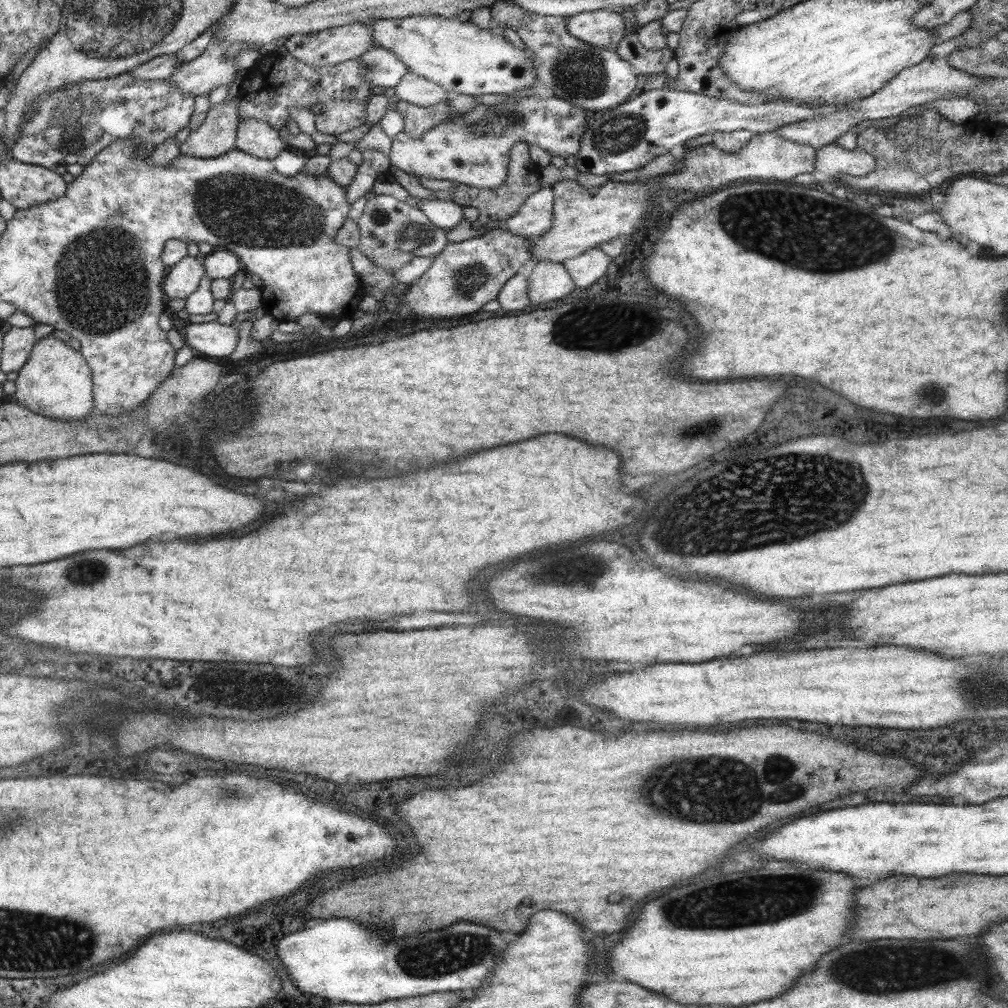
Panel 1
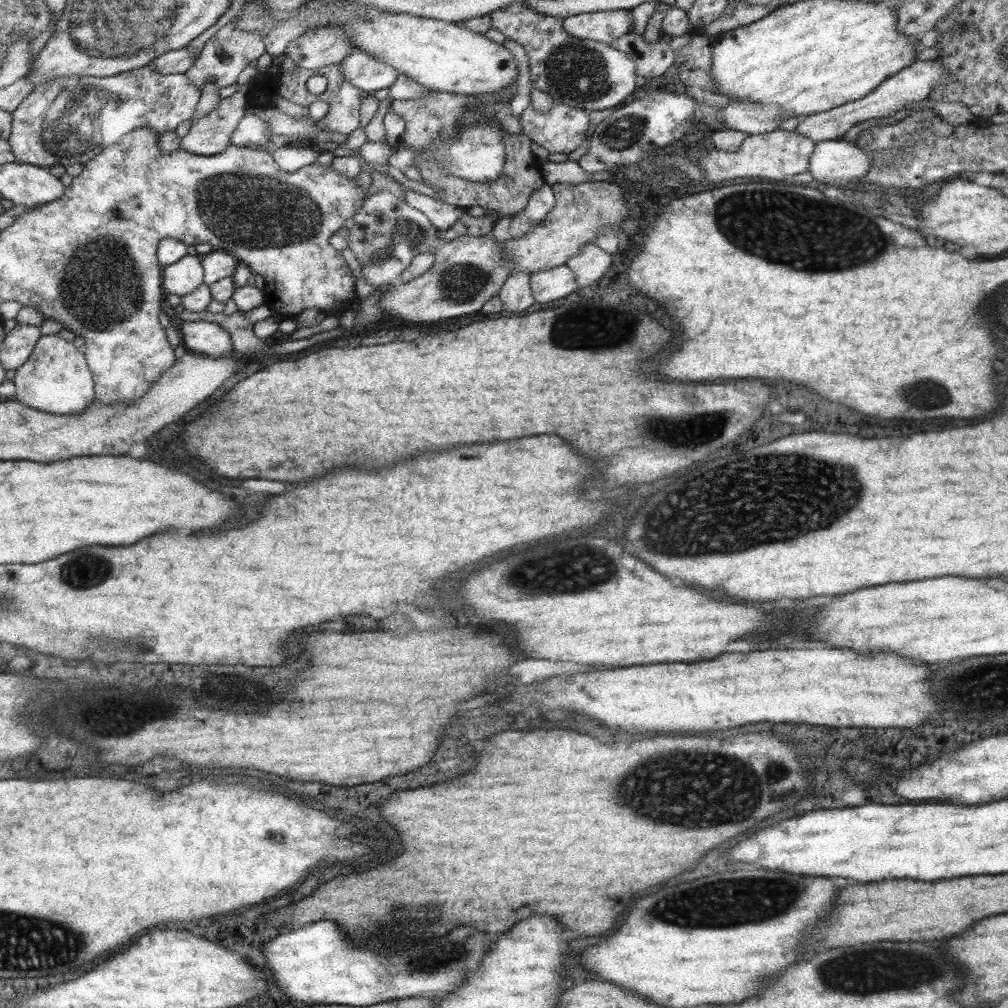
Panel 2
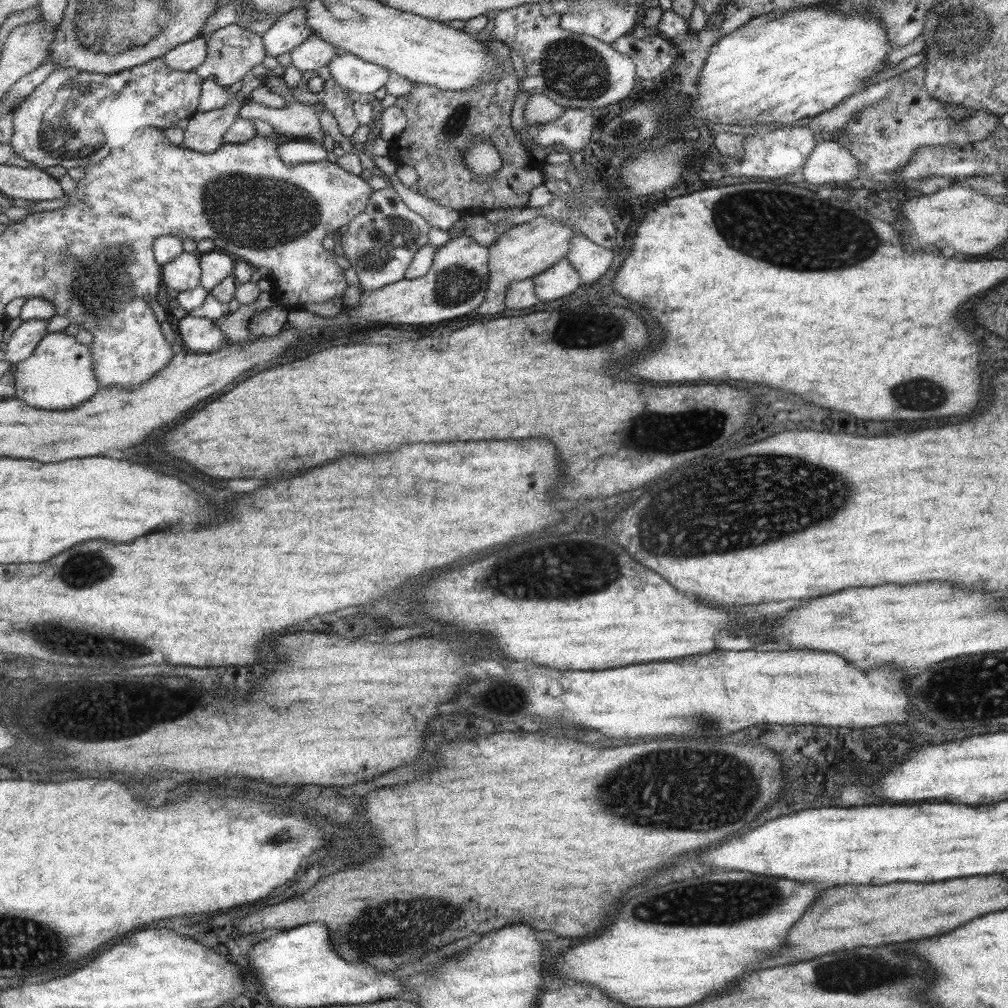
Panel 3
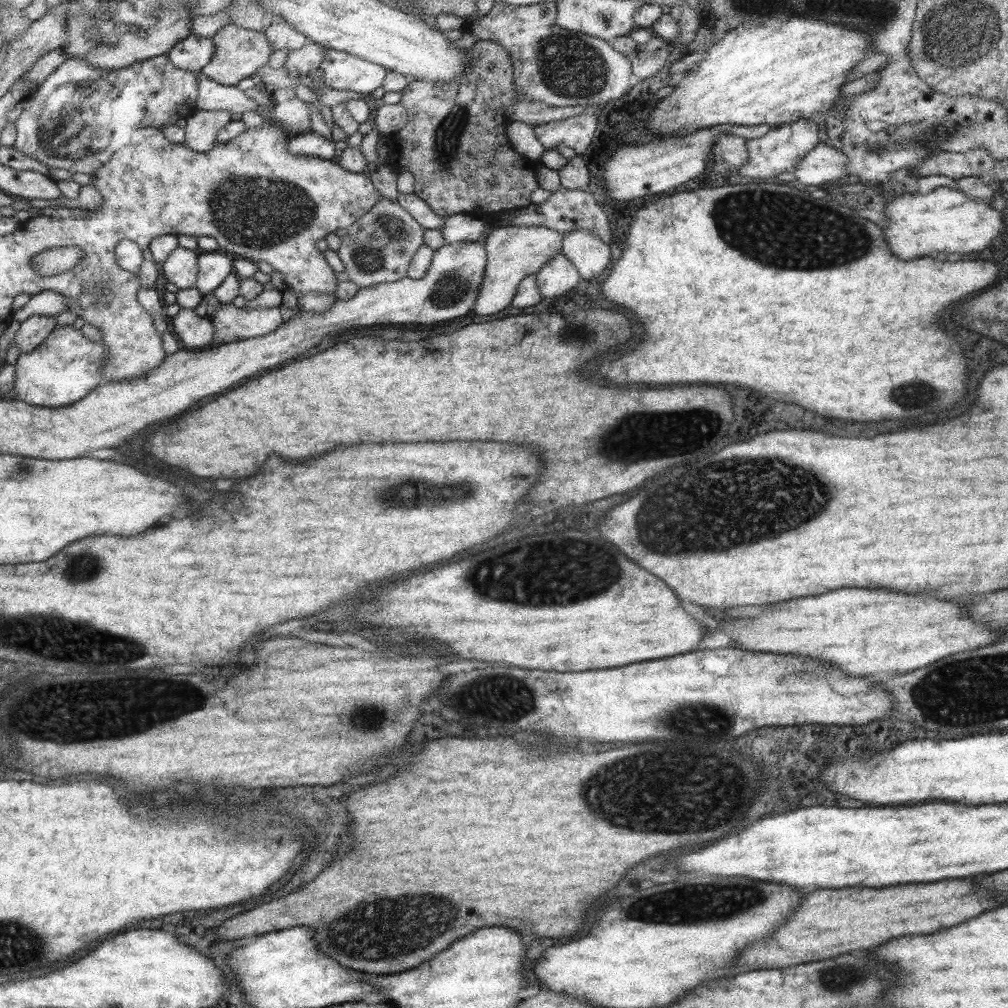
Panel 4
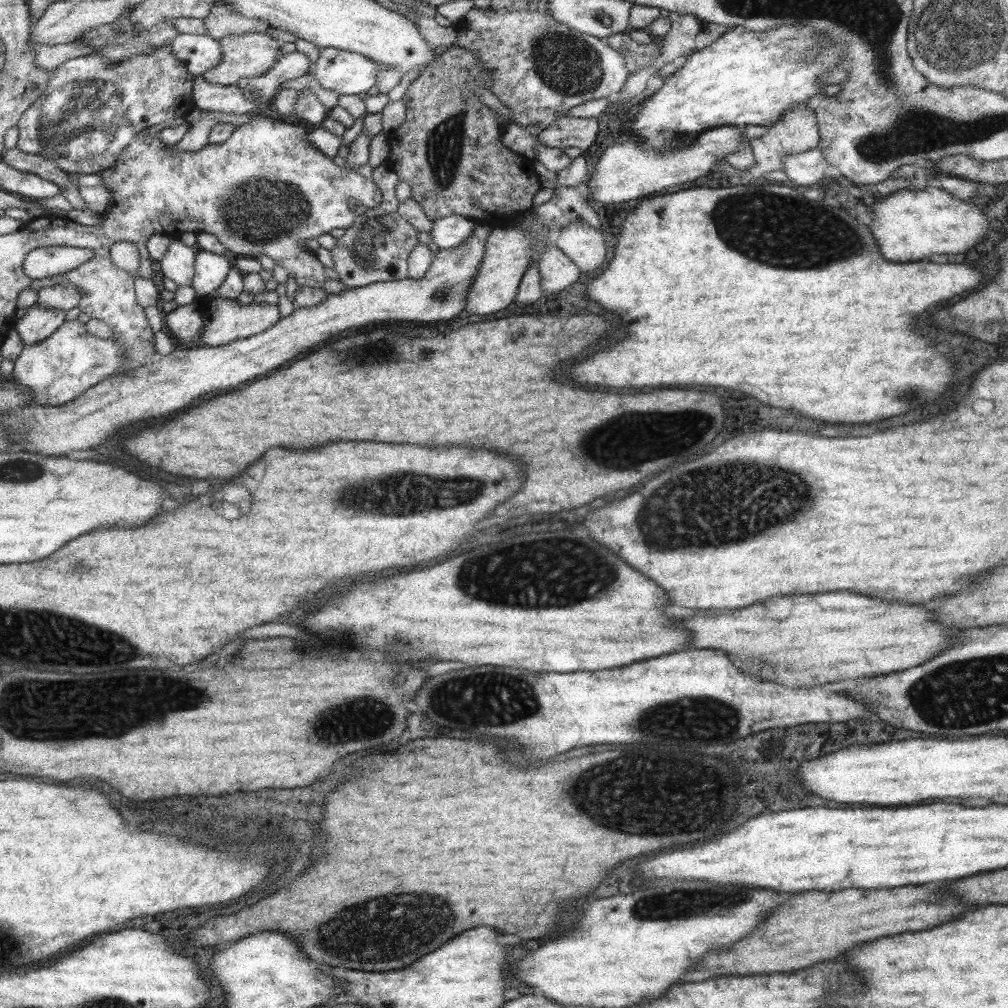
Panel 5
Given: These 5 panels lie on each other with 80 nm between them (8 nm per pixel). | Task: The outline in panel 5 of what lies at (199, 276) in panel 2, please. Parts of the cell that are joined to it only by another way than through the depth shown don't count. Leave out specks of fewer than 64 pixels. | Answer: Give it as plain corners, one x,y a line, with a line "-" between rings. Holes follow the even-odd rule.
177,235
173,236
168,246
168,253
159,261
164,277
177,286
193,285
196,276
195,256
199,248
196,245
183,244

